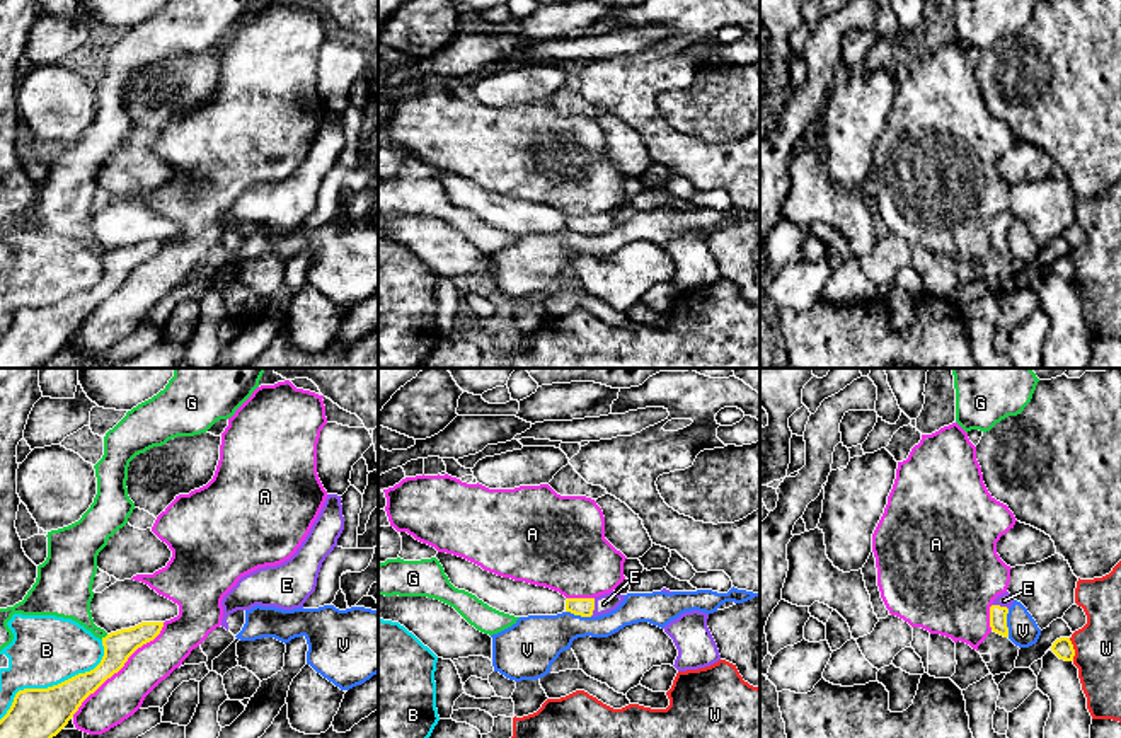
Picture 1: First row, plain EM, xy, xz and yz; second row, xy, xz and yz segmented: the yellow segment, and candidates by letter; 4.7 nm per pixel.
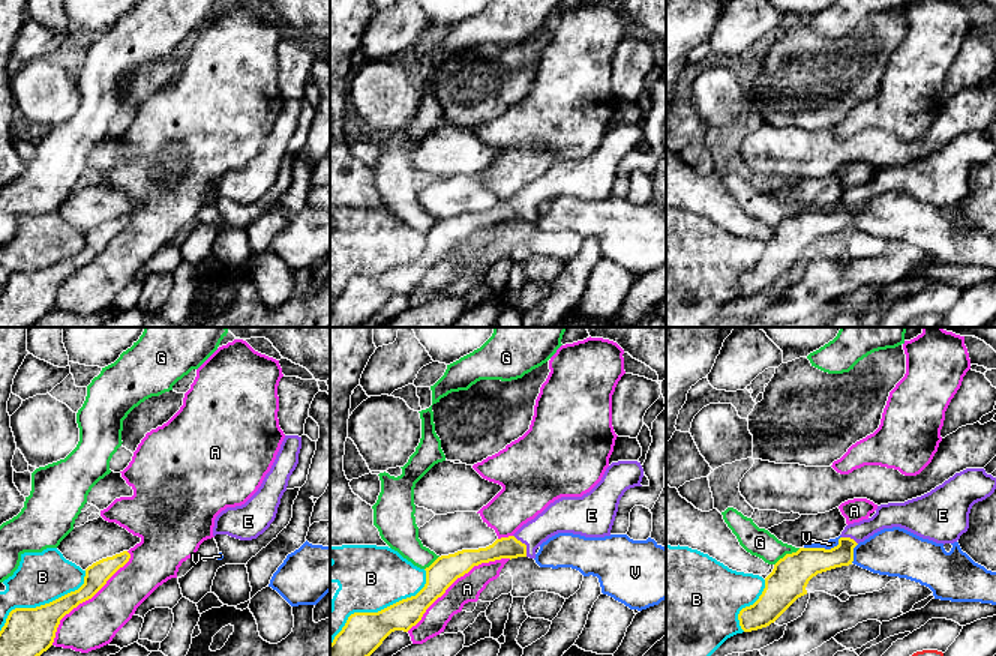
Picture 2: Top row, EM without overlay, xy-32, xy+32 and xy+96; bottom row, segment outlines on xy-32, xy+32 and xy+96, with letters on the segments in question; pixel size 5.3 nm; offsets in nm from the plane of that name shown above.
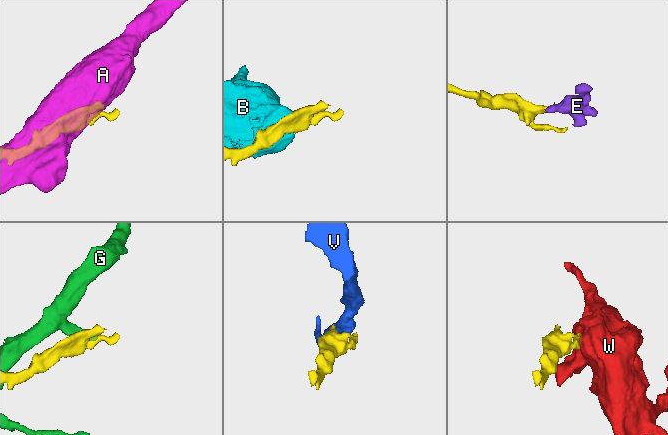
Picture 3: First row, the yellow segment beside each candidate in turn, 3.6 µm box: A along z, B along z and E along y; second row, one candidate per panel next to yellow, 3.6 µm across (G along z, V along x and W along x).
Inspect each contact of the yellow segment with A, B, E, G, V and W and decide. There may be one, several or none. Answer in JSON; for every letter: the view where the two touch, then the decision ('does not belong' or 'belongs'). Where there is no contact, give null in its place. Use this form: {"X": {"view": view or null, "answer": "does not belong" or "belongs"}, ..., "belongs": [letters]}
{"A": {"view": "xy", "answer": "does not belong"}, "B": {"view": "xy", "answer": "does not belong"}, "E": {"view": "xz", "answer": "belongs"}, "G": {"view": "xy", "answer": "does not belong"}, "V": {"view": "yz", "answer": "does not belong"}, "W": {"view": "yz", "answer": "does not belong"}, "belongs": ["E"]}

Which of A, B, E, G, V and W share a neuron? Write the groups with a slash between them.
A / B / E / G / V / W

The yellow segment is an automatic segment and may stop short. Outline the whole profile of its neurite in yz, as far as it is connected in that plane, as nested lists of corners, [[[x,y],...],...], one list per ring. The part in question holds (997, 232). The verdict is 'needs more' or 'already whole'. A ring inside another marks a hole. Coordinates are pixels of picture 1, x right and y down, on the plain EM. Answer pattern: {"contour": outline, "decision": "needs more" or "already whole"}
{"contour": [[[1005,210],[998,213],[990,225],[990,245],[993,251],[1003,256],[1009,256],[1007,232],[1012,222],[1014,222],[1014,216],[1010,215],[1009,210]]], "decision": "needs more"}

